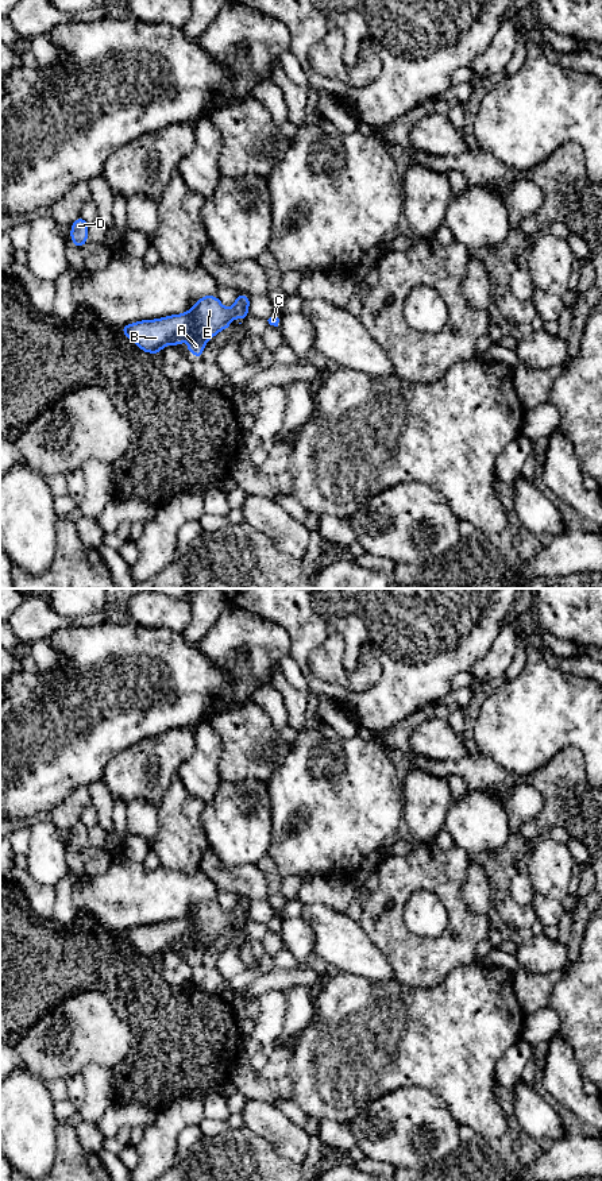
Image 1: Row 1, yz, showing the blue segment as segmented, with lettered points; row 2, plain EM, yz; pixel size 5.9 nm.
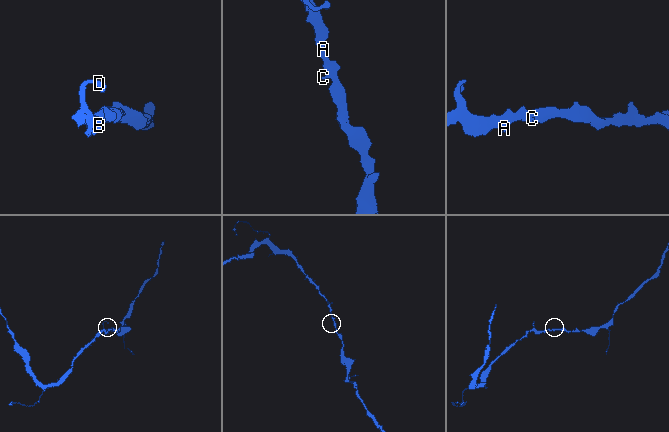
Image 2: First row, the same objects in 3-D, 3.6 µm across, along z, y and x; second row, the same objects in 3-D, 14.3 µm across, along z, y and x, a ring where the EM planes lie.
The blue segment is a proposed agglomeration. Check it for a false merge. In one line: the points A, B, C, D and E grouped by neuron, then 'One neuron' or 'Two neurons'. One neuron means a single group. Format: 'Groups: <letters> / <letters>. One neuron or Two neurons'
Groups: A B C D E. One neuron

